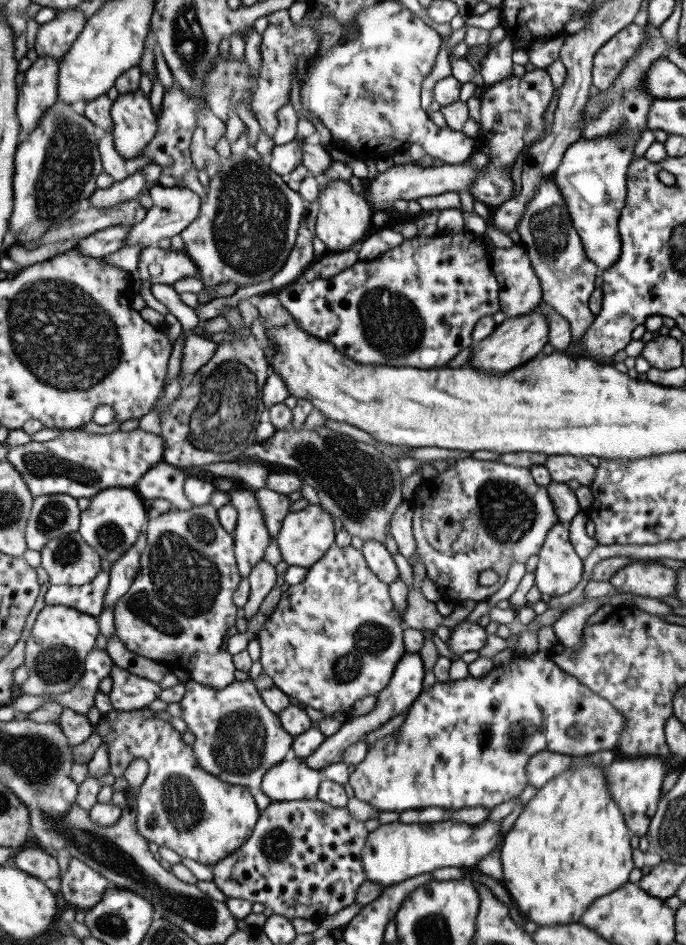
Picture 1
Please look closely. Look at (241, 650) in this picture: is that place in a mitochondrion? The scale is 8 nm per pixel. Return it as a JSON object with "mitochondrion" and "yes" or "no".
{"mitochondrion":"no"}

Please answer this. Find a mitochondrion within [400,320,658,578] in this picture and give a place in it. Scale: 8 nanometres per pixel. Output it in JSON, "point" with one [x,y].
{"point":[508,511]}

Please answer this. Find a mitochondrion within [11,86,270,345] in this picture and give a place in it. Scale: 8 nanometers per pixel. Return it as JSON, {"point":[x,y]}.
{"point":[66,164]}

